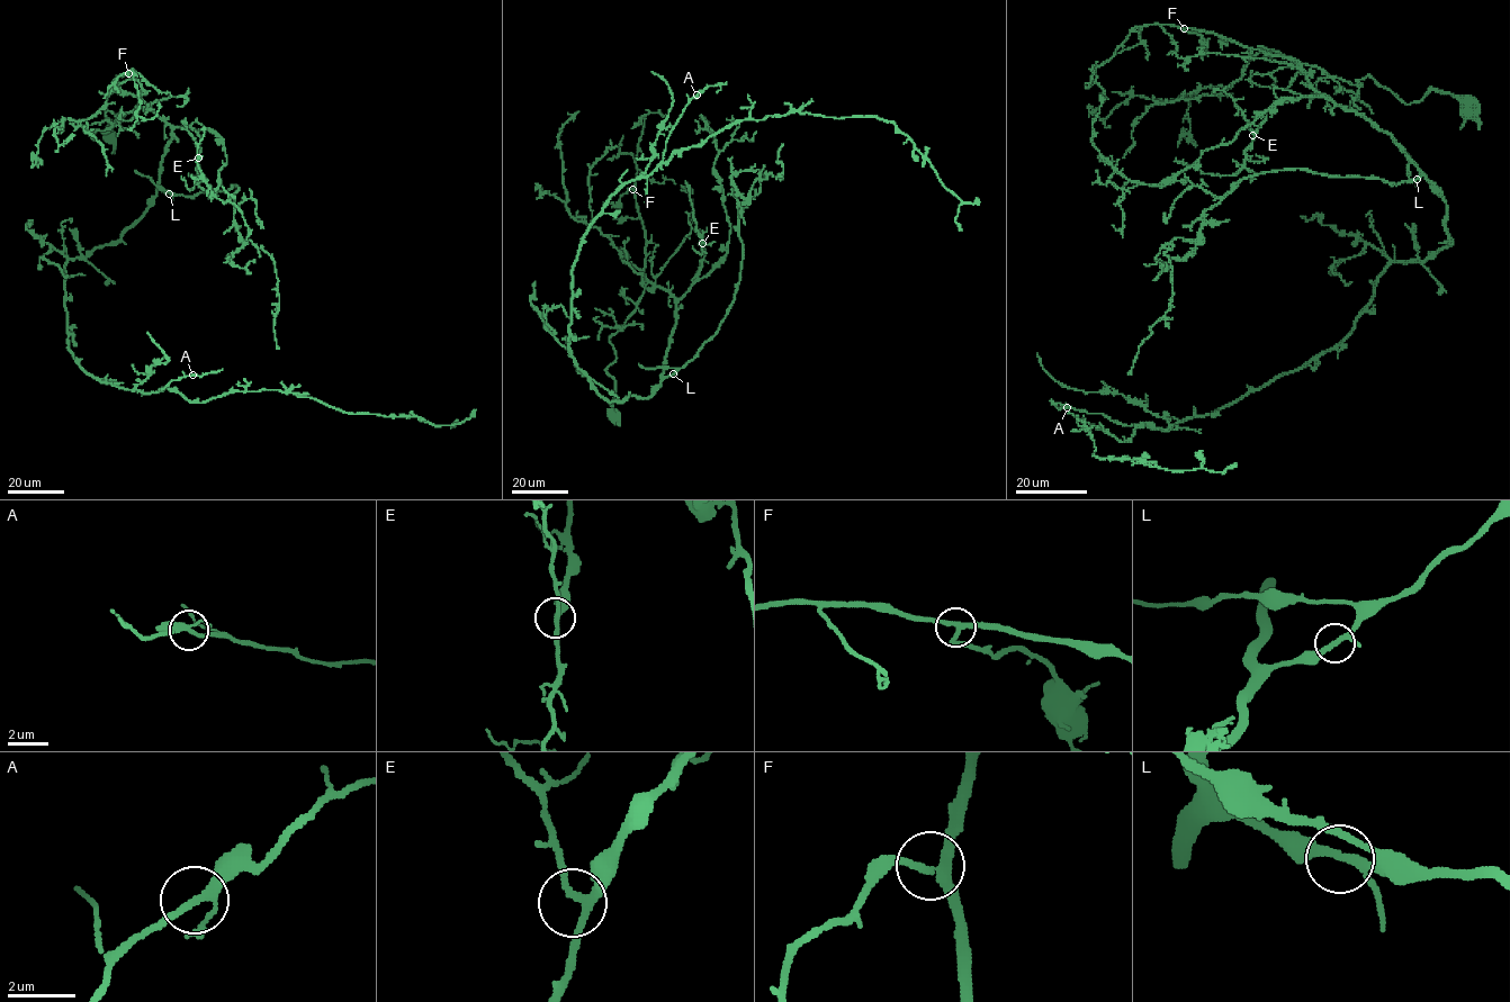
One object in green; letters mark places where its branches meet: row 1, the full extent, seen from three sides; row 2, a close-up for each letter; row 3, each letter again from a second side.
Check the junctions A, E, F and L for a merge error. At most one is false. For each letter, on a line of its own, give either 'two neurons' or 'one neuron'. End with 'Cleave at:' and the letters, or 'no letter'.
A: one neuron
E: one neuron
F: one neuron
L: one neuron
Cleave at: no letter

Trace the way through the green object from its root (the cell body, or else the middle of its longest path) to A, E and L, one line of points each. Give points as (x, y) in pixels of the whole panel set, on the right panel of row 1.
A: (1466, 107), (1302, 64), (1434, 186), (1450, 243), (1391, 262), (1340, 342), (1214, 412), (1153, 430), (1067, 407)
E: (1466, 107), (1435, 90), (1404, 104), (1369, 75), (1355, 86), (1302, 64), (1323, 96), (1276, 102), (1252, 135)
L: (1466, 107), (1435, 90), (1404, 104), (1369, 75), (1355, 86), (1302, 64), (1319, 93), (1386, 132), (1416, 179)

